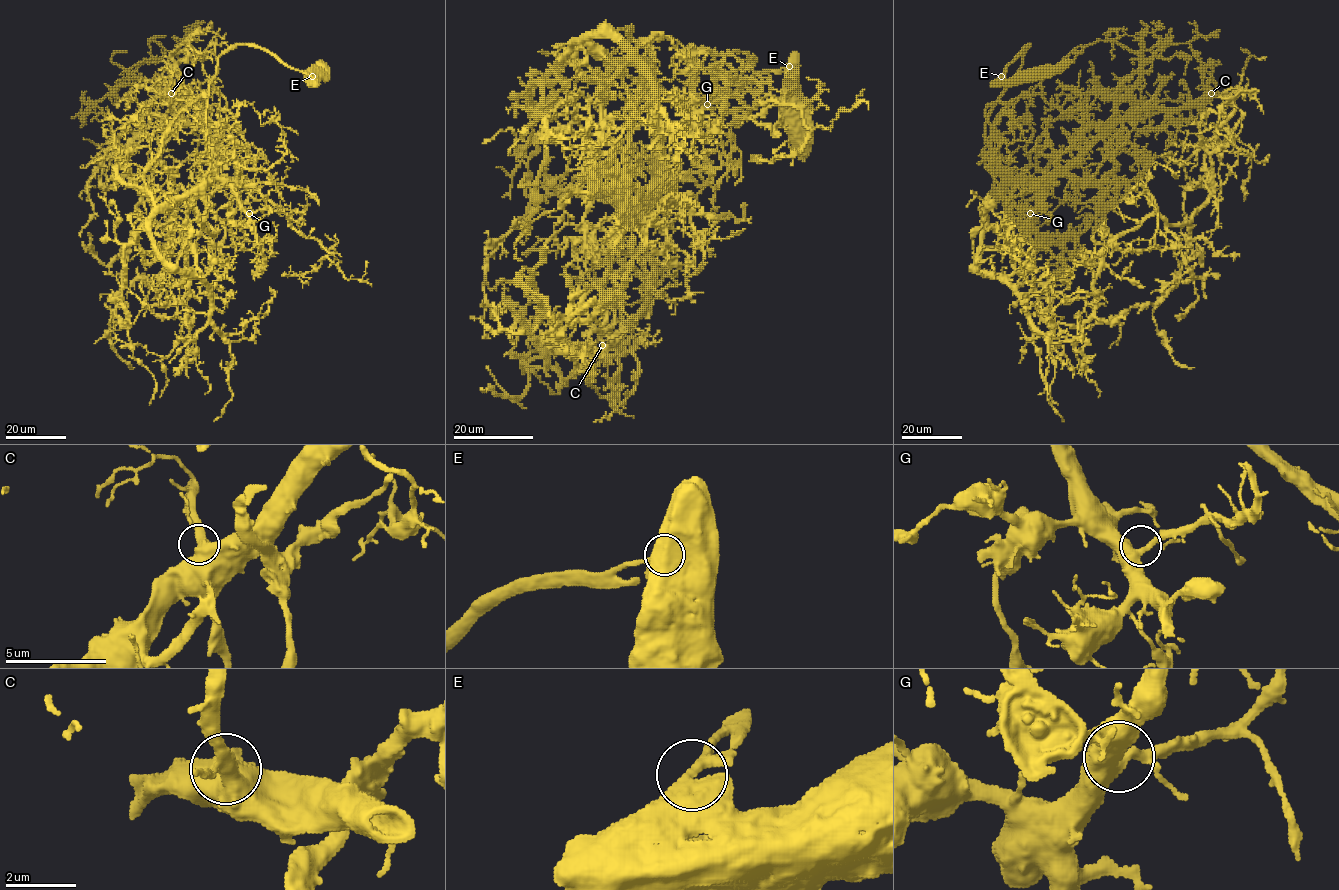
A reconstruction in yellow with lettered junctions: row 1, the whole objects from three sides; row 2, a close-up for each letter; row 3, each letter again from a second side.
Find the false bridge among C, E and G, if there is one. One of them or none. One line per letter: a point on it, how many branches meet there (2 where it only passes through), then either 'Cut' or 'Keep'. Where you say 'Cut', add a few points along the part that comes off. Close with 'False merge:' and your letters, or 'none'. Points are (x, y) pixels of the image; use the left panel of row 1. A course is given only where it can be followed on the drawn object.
C: Place: (171, 93). Branches: 3. Keep
E: Place: (312, 76). Branches: 3. Keep
G: Place: (249, 213). Branches: 3. Keep
False merge: none

